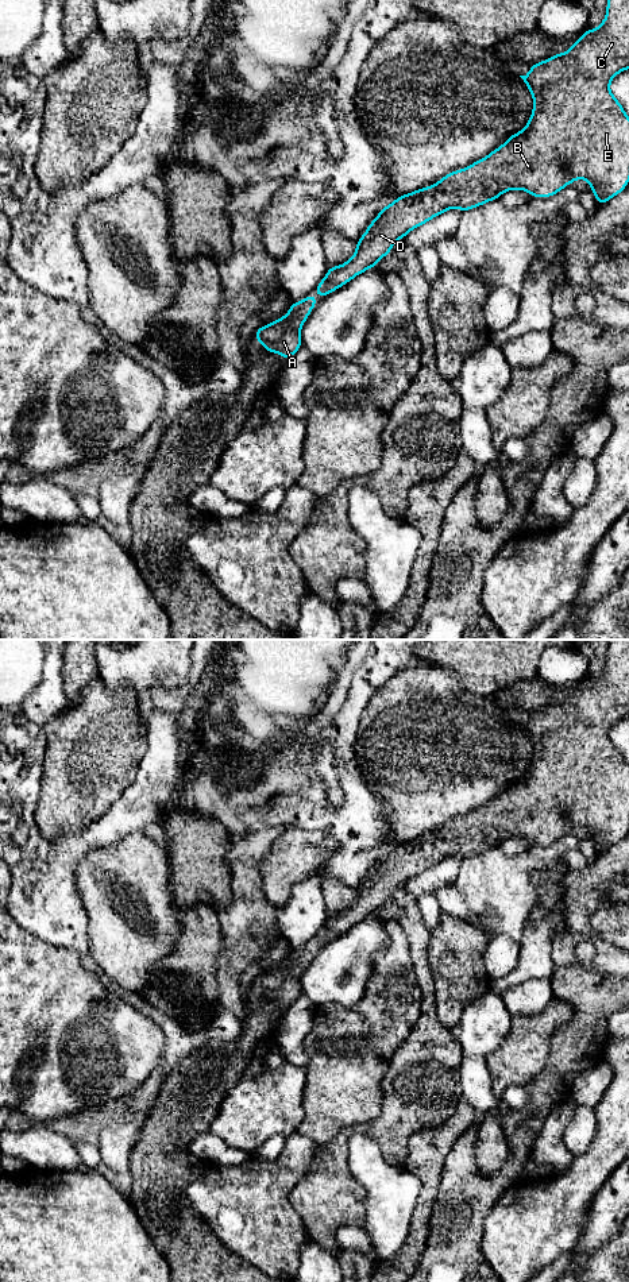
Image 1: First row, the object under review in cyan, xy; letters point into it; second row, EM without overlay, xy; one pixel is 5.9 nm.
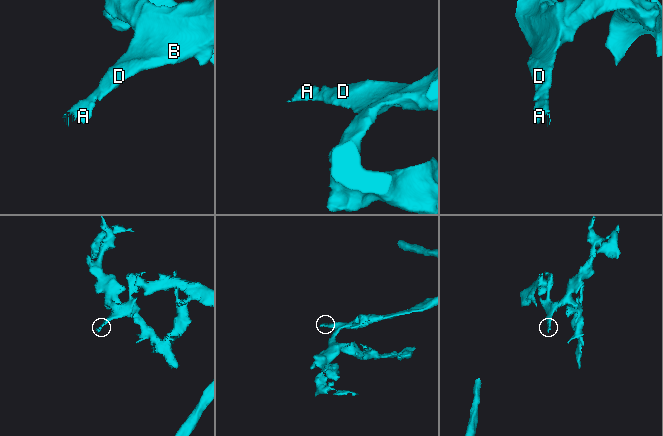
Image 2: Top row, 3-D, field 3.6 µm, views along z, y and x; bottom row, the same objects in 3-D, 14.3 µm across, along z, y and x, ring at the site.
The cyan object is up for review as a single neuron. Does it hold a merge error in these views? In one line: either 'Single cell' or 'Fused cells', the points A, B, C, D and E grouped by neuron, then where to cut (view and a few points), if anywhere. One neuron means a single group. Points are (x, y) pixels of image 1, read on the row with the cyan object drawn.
Single cell. Groups: A B C D E. No split

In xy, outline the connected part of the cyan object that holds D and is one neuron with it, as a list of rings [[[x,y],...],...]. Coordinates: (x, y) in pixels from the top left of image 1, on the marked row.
[[[607,0],[605,20],[597,28],[586,30],[566,53],[530,65],[529,73],[520,76],[533,97],[532,115],[520,132],[510,135],[503,144],[483,159],[478,159],[462,170],[448,173],[435,185],[400,194],[367,225],[366,232],[355,242],[355,254],[346,263],[328,267],[325,277],[313,291],[323,298],[327,297],[356,275],[377,266],[383,256],[391,252],[393,244],[412,229],[448,209],[455,208],[466,212],[498,200],[502,193],[513,189],[525,190],[536,198],[551,197],[575,179],[590,182],[590,190],[599,205],[618,196],[629,184],[629,116],[610,92],[610,82],[626,69],[629,69],[629,0]]]

